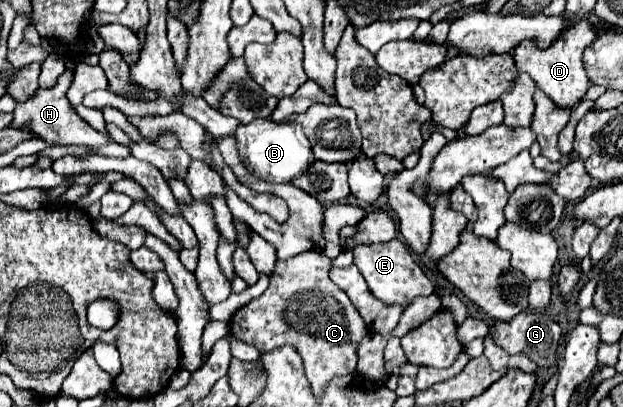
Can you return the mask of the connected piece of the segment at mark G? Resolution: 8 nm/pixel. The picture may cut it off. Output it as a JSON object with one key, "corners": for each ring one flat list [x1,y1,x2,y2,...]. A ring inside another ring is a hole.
{"corners":[[525,310,519,316,515,316,511,322,493,320,491,336,493,336,495,344,501,346,507,354,525,354,539,368,551,368,557,362,555,350,557,350,557,344,559,344,559,338,561,338,561,326,557,322,553,322,547,314]]}

